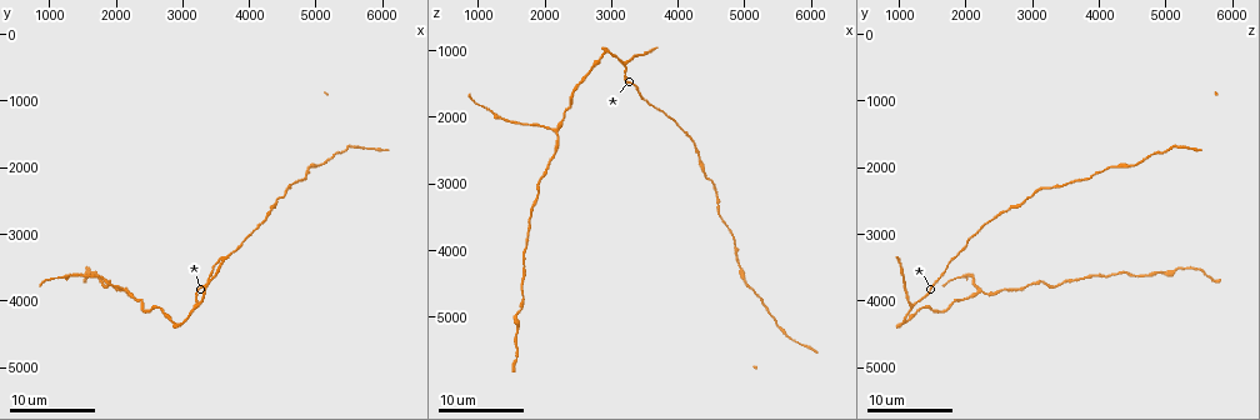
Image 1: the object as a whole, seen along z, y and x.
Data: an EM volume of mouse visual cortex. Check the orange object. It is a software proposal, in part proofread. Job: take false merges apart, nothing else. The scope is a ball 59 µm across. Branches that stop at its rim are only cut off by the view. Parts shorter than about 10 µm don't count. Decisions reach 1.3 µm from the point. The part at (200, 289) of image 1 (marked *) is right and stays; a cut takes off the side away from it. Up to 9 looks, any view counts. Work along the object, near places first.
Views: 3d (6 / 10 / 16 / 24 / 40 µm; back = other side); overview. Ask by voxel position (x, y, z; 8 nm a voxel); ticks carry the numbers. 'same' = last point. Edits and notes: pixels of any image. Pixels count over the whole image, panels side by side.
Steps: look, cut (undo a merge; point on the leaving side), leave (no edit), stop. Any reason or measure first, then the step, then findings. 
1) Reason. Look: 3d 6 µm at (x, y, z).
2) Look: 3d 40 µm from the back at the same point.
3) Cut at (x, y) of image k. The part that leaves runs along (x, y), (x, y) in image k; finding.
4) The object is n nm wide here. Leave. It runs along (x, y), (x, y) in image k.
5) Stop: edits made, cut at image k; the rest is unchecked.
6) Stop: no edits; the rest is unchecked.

Small branch off a trunk. Look: 3d 24 µm at (2150, 3850, 2250).

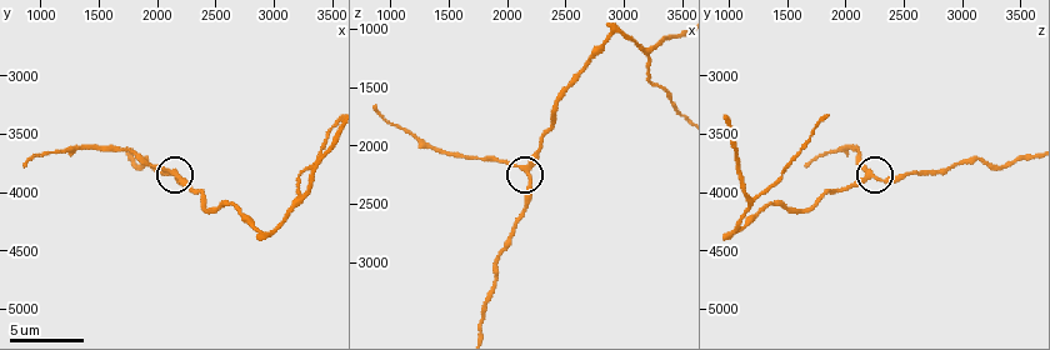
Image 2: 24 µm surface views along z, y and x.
Look: 3d 6 µm at (2180, 3840, 2220).

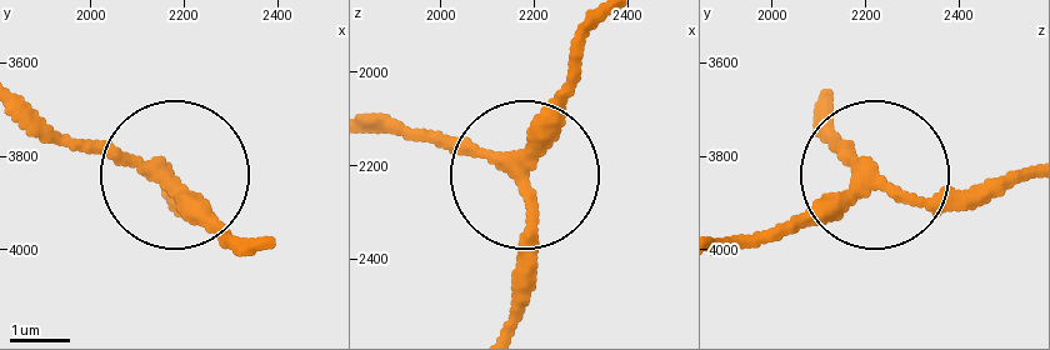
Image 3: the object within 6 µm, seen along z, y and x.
The object is 220 nm wide here. Leave. It runs along (253, 248), (174, 173), (44, 138) in image 3; continuous, no second cell.

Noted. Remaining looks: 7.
Look: 3d 16 µm at (1650, 3550, 4850).

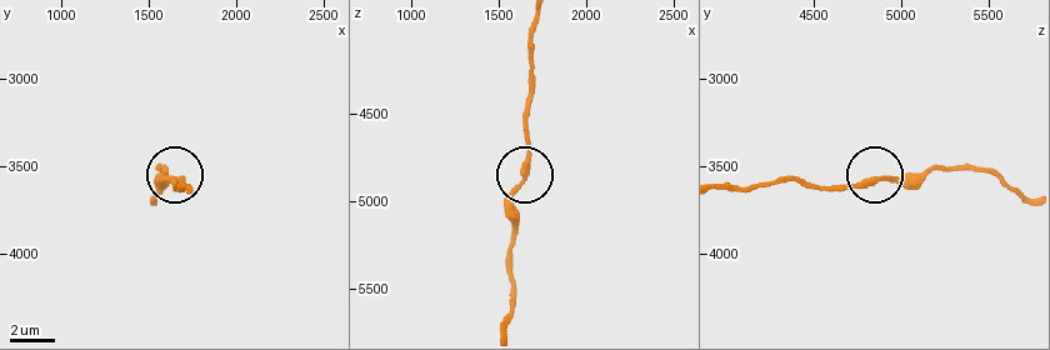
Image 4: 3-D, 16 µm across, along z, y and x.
Look: 3d 10 µm at (1620, 3560, 4860).

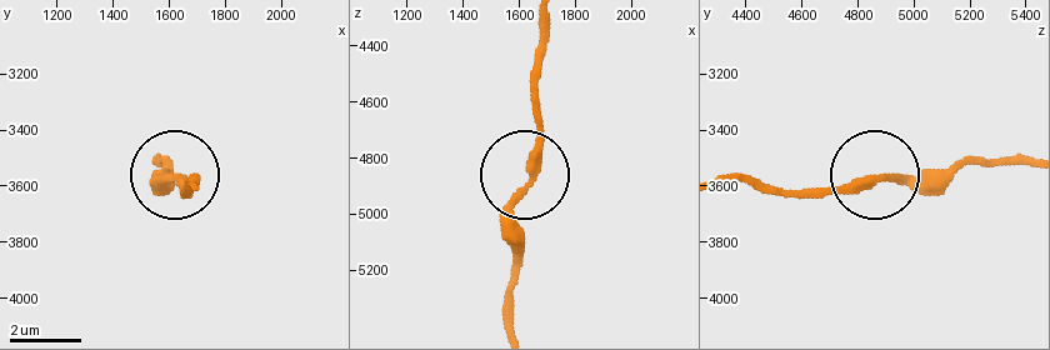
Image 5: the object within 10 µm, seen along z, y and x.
The object is 260 nm wide here. Leave. One cell here.

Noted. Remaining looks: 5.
Thick turns thin. Look: 3d 16 µm at (5000, 2000, 4450).

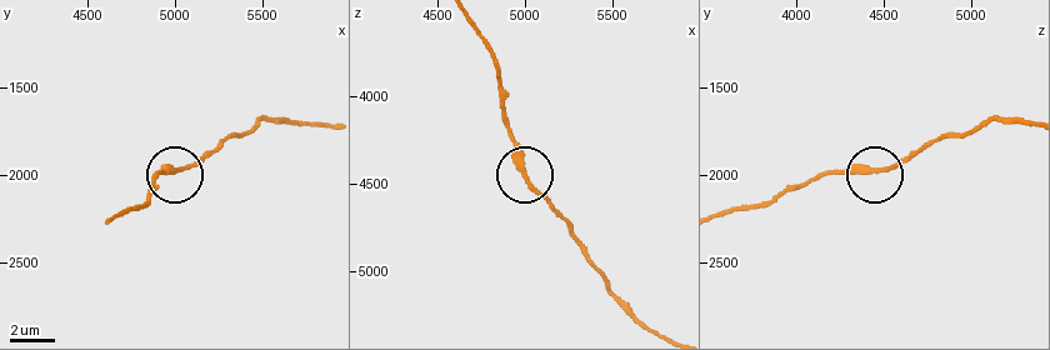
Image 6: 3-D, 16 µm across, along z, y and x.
Look: 3d 6 µm at (4980, 1980, 4420).

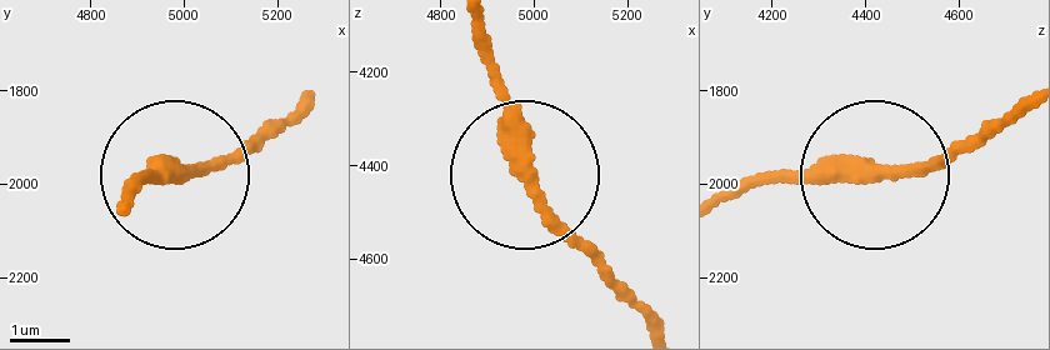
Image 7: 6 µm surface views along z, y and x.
Leave. It runs along (734, 195), (928, 170), (1013, 125) in image 7; continuous, no second cell.

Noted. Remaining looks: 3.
Calibre changes. Look: 3d 24 µm at (4650, 2250, 3400).

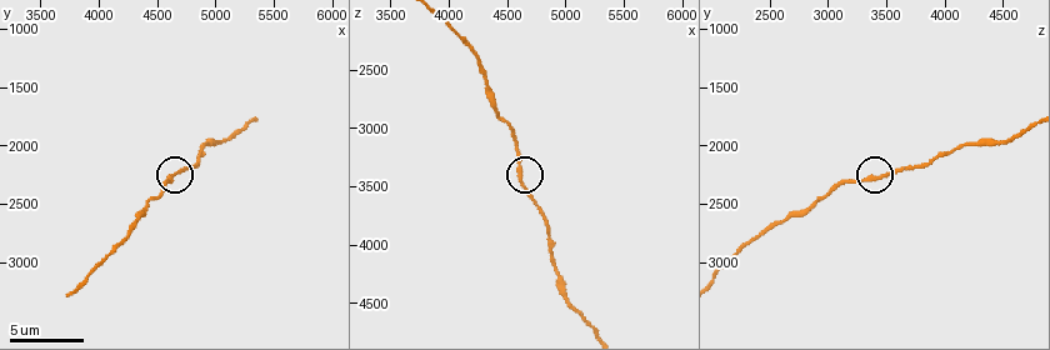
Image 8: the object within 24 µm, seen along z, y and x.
Look: 3d 10 µm at (4600, 2300, 3420).

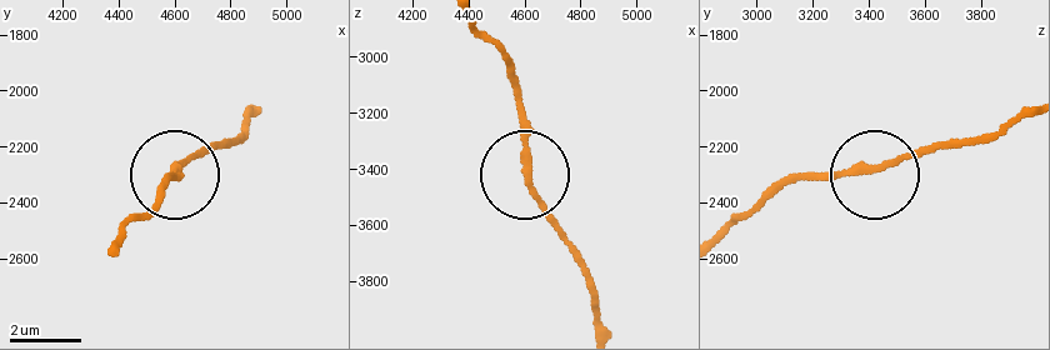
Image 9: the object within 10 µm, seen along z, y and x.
Leave. It runs along (720, 225), (793, 184), (873, 171), (950, 139) in image 9; one cell here.

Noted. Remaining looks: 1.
Stop: no edits; the rest is unchecked.

